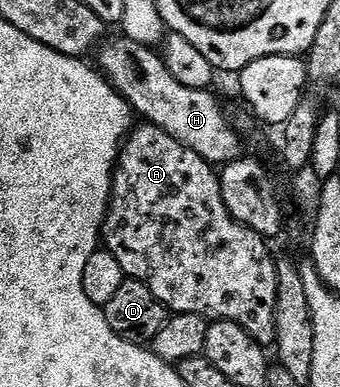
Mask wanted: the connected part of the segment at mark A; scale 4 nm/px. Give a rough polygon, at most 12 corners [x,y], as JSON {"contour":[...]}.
{"contour":[[123,139],[101,242],[176,314],[274,343],[276,255],[216,167]]}

